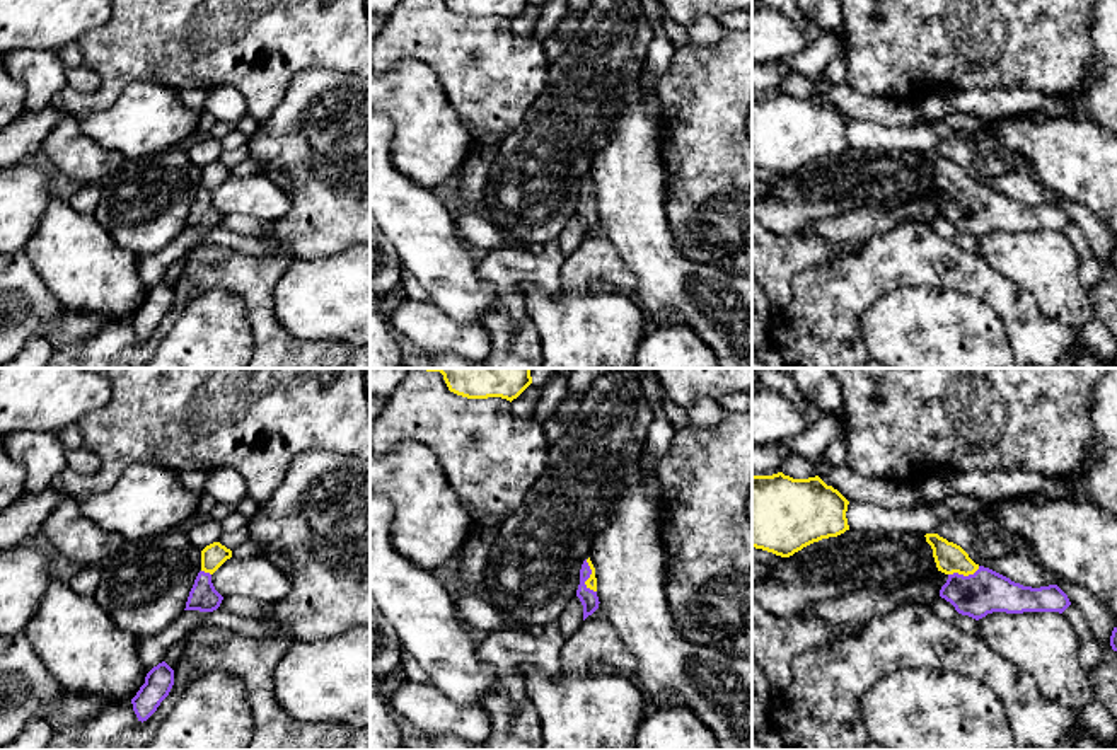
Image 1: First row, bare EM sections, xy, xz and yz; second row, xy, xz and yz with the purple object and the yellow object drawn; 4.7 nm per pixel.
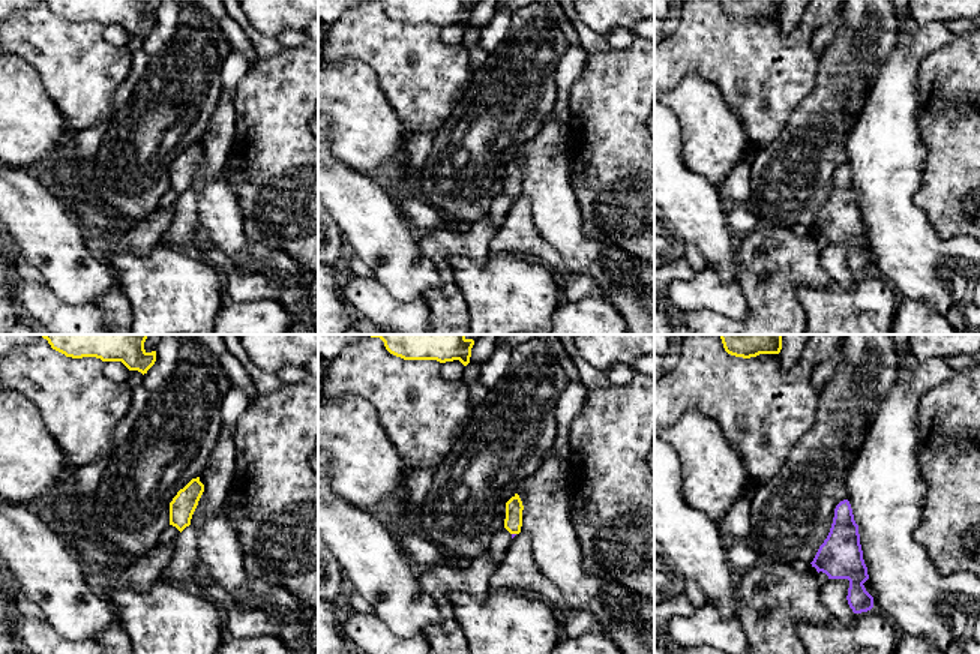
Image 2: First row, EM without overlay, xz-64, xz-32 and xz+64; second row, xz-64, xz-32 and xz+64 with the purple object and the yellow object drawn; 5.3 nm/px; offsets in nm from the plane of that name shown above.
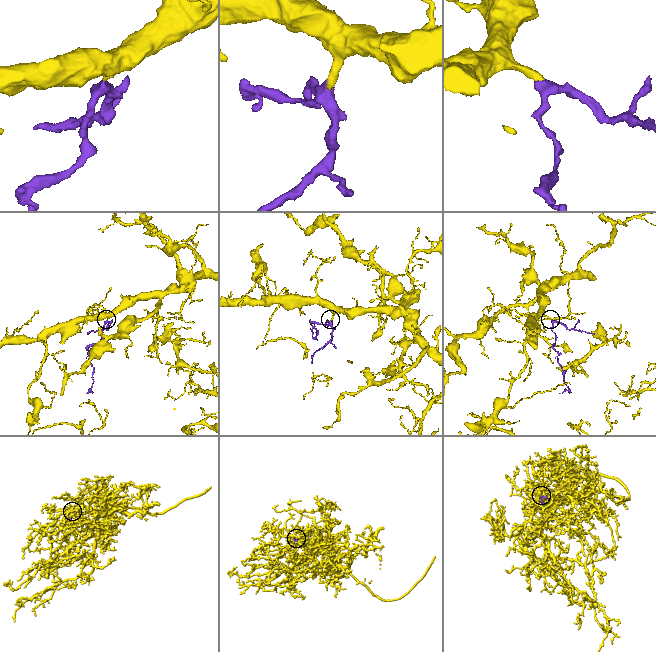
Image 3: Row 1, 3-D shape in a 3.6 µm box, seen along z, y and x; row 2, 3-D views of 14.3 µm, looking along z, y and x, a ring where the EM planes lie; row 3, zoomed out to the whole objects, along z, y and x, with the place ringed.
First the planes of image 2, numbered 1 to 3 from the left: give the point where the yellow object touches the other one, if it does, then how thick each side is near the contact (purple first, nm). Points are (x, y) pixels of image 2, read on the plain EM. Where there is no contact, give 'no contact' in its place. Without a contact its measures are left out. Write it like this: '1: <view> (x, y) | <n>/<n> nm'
1: no contact
2: xz-32 (514, 198) | 20/100 nm
3: no contact

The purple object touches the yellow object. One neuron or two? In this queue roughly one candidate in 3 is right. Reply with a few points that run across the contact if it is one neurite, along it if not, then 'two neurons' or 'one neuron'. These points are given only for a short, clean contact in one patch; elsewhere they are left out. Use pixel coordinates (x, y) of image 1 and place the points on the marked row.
xz (589, 599), (589, 576), (590, 583) | one neuron

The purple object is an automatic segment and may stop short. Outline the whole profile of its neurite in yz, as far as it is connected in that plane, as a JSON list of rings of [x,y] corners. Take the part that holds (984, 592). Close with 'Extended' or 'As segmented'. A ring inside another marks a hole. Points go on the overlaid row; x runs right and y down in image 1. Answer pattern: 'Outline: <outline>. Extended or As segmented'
Outline: [[[926,534],[938,571],[948,576],[940,597],[962,615],[975,620],[993,612],[1059,612],[1069,605],[1068,595],[1057,586],[1023,586],[1010,578],[975,564],[957,544],[938,534]]]. Extended

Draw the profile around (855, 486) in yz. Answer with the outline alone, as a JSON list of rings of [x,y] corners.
[[[827,459],[813,460],[819,474],[829,481],[848,501],[865,501],[887,508],[911,510],[919,506],[919,494],[914,486],[888,479],[866,477],[849,465],[834,465]]]

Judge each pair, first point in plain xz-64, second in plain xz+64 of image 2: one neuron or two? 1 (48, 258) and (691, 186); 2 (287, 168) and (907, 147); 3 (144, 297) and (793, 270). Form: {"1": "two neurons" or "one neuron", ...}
{"1": "one neuron", "2": "two neurons", "3": "two neurons"}

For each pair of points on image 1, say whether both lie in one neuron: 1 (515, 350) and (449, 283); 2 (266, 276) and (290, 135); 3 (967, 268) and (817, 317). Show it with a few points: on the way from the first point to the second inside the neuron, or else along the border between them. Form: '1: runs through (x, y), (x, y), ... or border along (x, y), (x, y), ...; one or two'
1: border along (483, 278), (495, 287), (498, 302), (480, 324); two
2: border along (278, 253), (294, 258); two
3: runs through (930, 271), (875, 271), (855, 283); one

